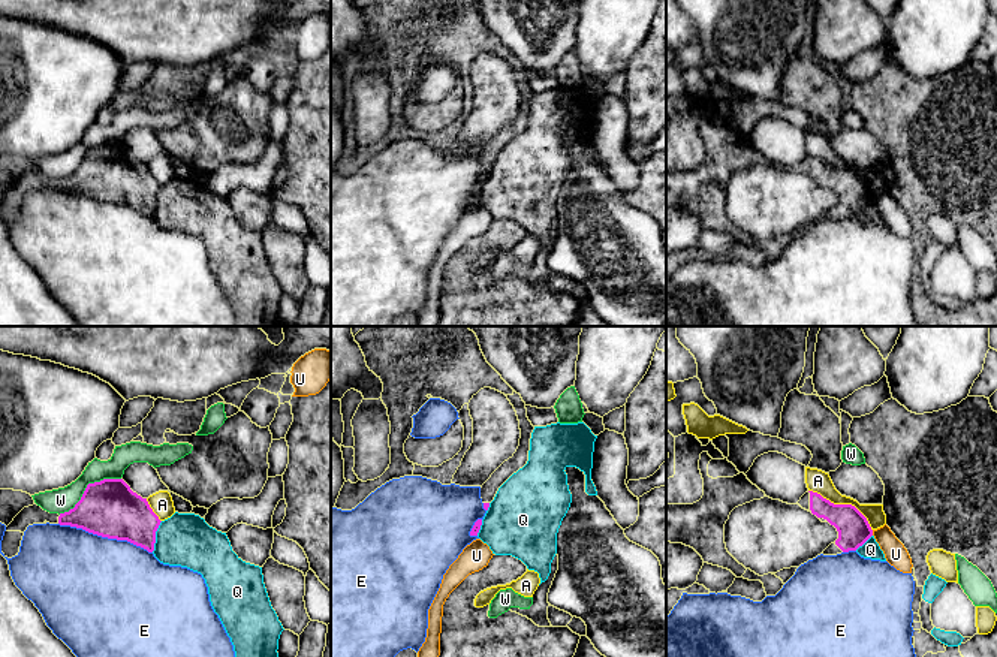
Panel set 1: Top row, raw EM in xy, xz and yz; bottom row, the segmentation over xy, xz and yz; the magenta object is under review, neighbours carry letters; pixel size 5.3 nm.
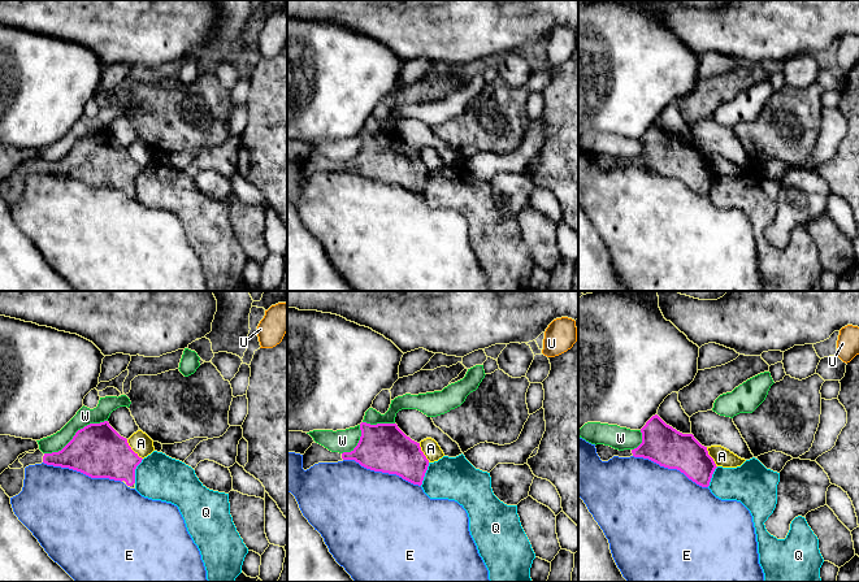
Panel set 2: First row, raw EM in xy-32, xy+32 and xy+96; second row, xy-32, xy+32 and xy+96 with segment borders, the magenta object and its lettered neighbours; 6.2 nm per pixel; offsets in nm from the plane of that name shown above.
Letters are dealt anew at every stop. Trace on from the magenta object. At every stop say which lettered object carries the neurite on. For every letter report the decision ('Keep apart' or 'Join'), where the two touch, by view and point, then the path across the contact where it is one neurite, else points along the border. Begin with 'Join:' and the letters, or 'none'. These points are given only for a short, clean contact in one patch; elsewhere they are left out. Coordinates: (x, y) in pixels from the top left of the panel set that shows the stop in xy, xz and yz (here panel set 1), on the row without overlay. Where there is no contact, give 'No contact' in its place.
Join: none
A: Keep apart. Touches magenta at yz (843, 169)
E: Keep apart. Touches magenta at xy (105, 201)
Q: Keep apart. Touches magenta at xy (154, 201). Boundary: xy (162, 186), (151, 216)
U: Keep apart. Touches magenta at yz (872, 198)
W: Keep apart. Touches magenta at xy (87, 151)

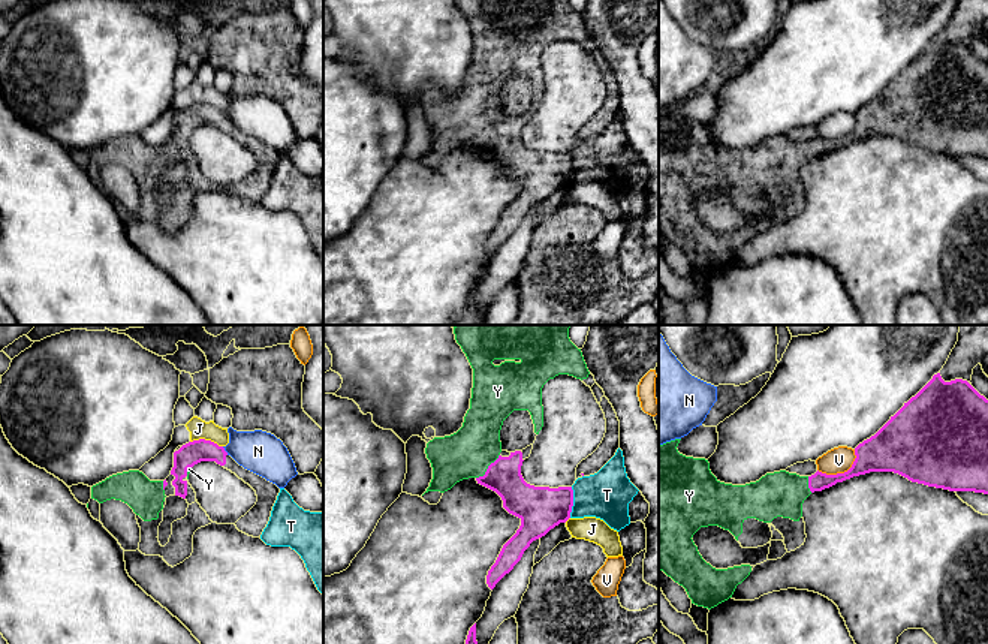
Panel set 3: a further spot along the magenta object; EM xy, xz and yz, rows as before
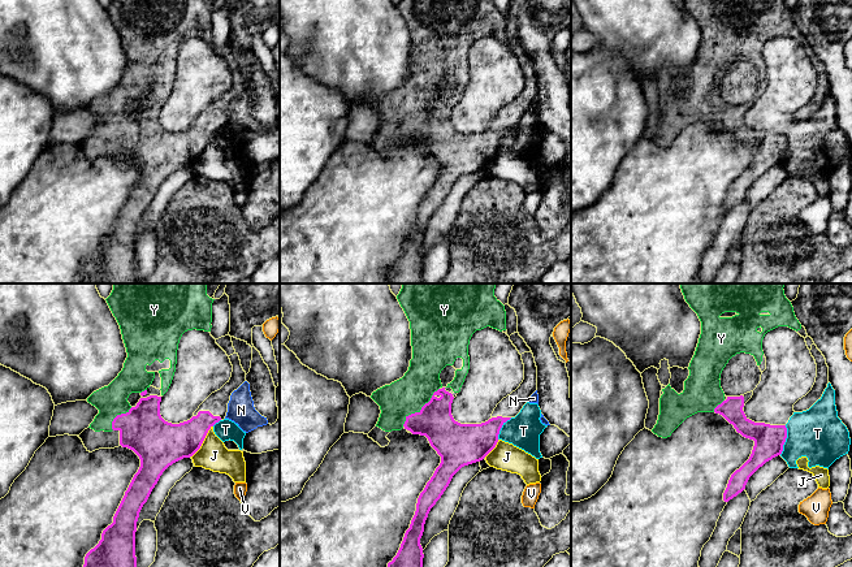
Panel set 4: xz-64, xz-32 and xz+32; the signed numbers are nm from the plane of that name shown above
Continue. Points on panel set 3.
Join: Y
J: Keep apart. Touches magenta at xy (207, 105)
N: Keep apart. Touches magenta at xy (225, 116). Boundary: xy (222, 111), (228, 119)
T: Keep apart. Touches magenta at xz (572, 166). Boundary: xz (572, 152), (572, 175), (569, 181)
V: Keep apart. Touches magenta at yz (842, 138)
Y: Join. Touches magenta at xz (488, 132)

